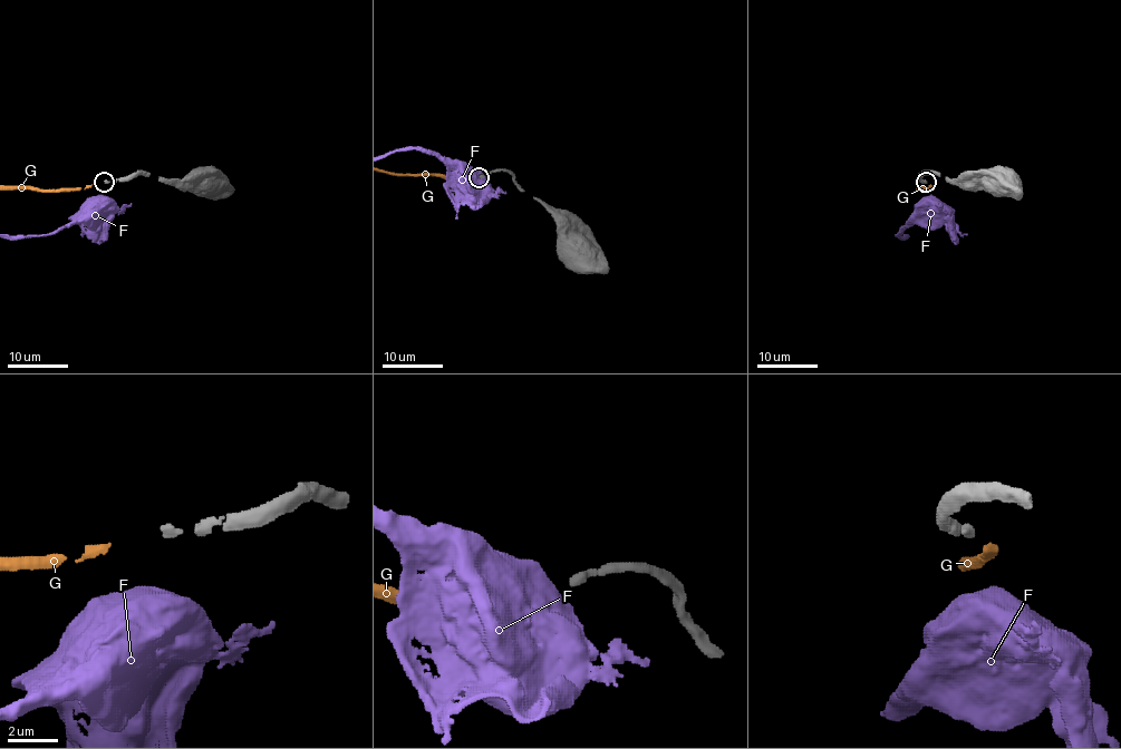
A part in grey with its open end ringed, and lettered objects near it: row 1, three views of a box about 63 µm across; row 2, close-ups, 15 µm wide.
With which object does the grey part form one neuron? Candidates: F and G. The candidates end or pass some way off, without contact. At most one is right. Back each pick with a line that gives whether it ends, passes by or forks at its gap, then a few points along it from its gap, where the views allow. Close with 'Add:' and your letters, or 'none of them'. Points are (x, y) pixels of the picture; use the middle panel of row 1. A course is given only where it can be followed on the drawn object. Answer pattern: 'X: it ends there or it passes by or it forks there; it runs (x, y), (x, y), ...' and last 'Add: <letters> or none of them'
G: it ends there
Add: G

